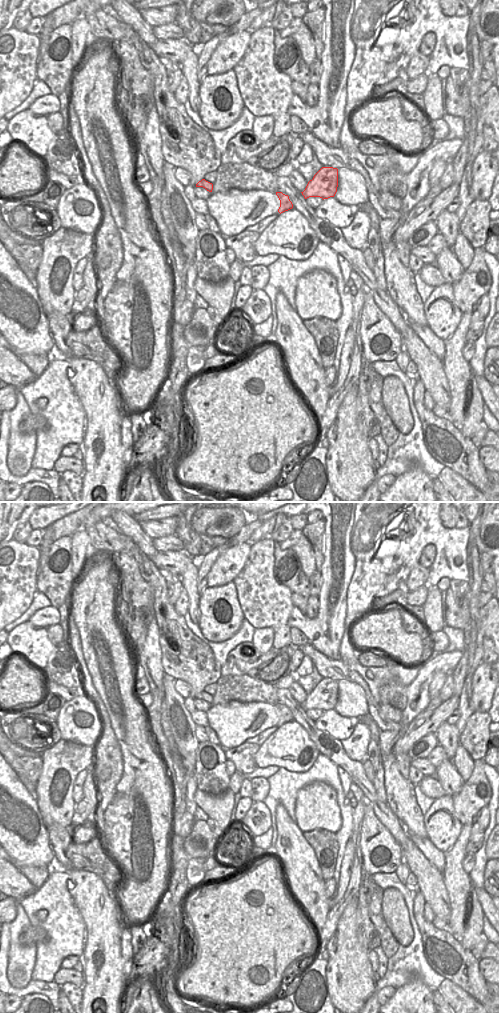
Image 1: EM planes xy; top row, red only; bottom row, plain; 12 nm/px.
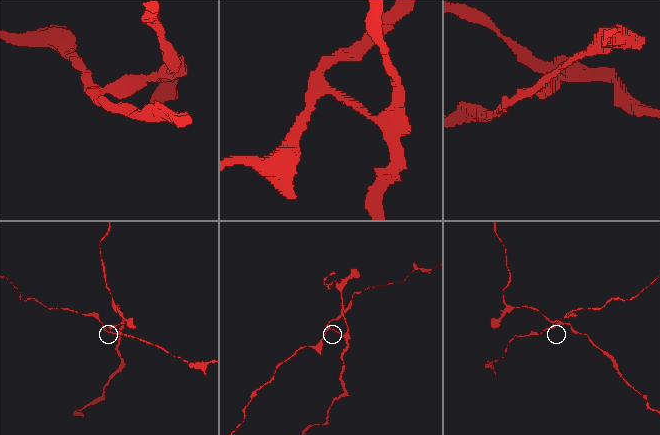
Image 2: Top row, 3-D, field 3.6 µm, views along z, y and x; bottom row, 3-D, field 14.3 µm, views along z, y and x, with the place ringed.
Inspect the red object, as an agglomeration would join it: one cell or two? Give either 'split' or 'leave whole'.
split

